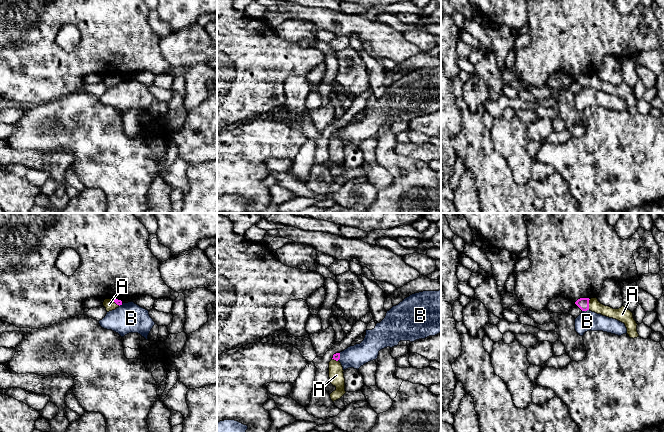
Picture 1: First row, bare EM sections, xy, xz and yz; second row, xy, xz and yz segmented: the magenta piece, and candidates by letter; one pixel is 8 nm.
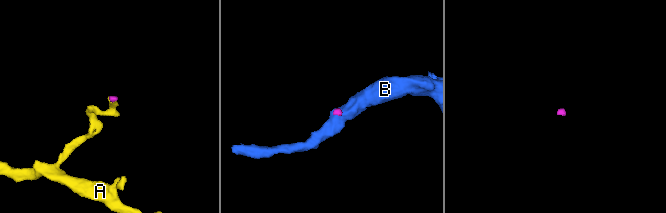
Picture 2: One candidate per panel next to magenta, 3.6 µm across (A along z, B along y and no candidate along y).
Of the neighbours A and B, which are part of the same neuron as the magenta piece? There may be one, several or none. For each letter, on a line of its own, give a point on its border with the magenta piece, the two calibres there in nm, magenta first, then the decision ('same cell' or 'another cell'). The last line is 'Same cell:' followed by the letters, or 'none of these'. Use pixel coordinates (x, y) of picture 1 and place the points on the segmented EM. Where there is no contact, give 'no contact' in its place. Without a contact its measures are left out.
A: yz (588, 304) | 100/100 nm | same cell
B: yz (585, 310) | 100/160 nm | another cell
Same cell: A

